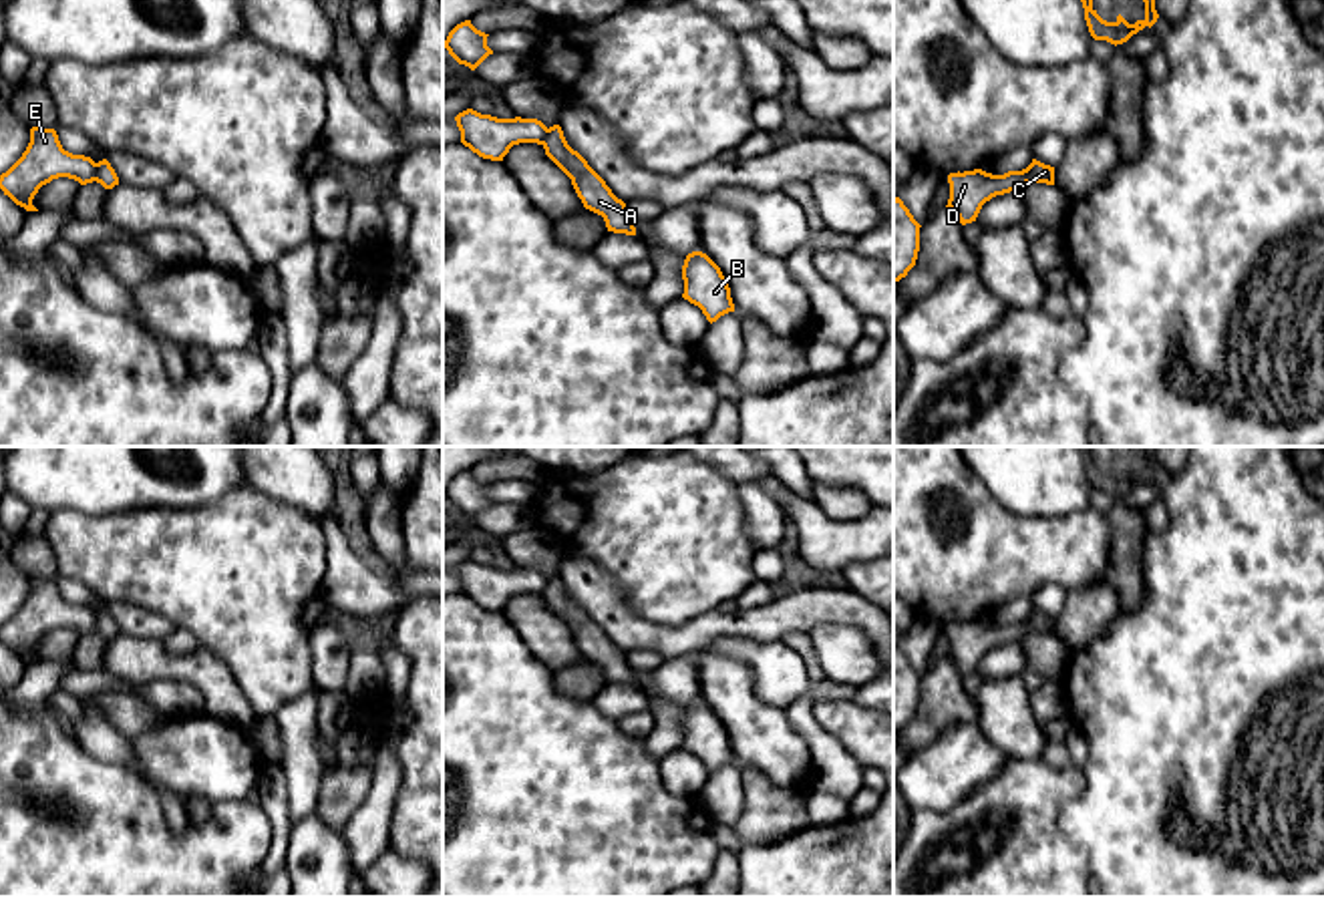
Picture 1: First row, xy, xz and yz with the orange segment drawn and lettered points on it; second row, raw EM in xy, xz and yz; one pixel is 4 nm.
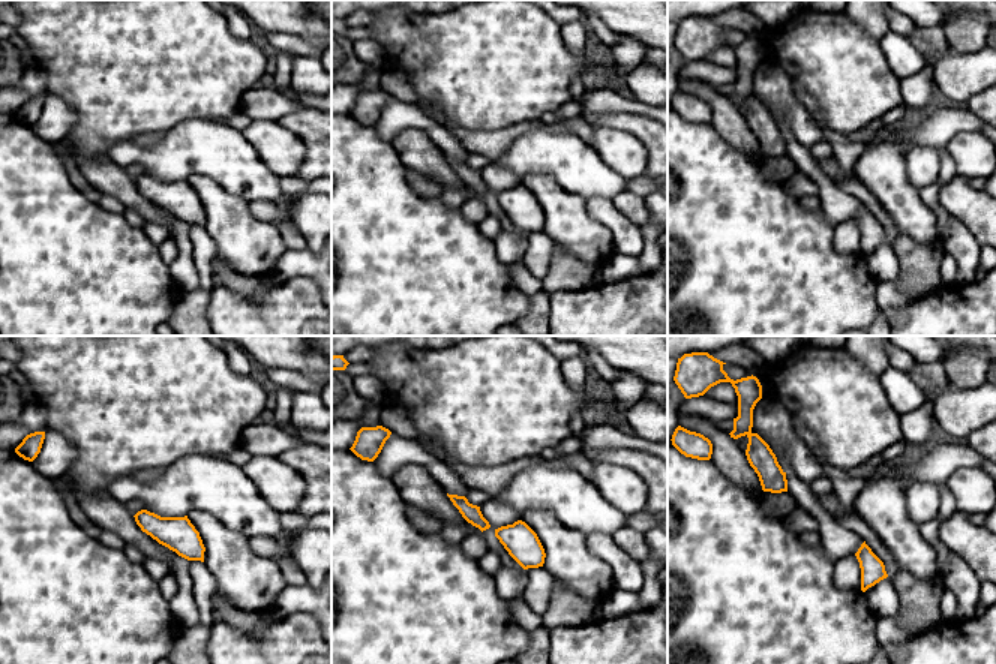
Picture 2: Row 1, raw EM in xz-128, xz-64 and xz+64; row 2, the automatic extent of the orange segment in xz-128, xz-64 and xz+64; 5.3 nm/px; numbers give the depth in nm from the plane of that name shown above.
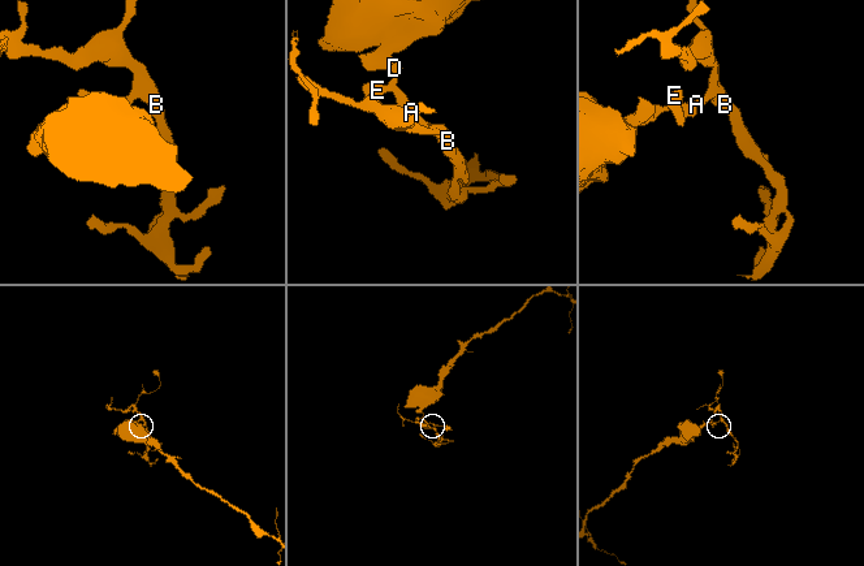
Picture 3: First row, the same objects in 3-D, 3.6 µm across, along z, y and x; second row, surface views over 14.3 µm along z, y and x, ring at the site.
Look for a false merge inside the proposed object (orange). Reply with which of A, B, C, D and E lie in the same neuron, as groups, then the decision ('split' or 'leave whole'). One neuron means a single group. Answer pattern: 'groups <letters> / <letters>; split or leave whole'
groups A B C / D E; split

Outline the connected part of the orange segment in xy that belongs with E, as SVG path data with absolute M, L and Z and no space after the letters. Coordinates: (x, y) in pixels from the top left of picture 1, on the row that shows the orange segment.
M32 127L26 151L0 175L0 189L26 211L38 211L34 195L58 177L87 185L97 181L97 165L91 157L64 151L54 129Z

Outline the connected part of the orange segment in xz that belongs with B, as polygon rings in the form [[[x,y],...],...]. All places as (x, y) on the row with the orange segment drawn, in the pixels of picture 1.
[[[692,251],[686,255],[682,280],[682,298],[698,306],[710,324],[734,312],[728,282],[706,253]]]

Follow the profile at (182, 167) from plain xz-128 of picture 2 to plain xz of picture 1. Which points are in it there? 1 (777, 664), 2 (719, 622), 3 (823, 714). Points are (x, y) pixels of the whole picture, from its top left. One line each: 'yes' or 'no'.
1: yes
2: no
3: no

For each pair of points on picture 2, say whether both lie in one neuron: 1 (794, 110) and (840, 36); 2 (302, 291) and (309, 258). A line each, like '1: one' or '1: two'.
1: two
2: two

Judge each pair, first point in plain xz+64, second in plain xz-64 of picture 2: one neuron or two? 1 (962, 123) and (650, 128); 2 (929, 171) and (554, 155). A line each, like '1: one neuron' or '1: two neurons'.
1: one neuron
2: one neuron

